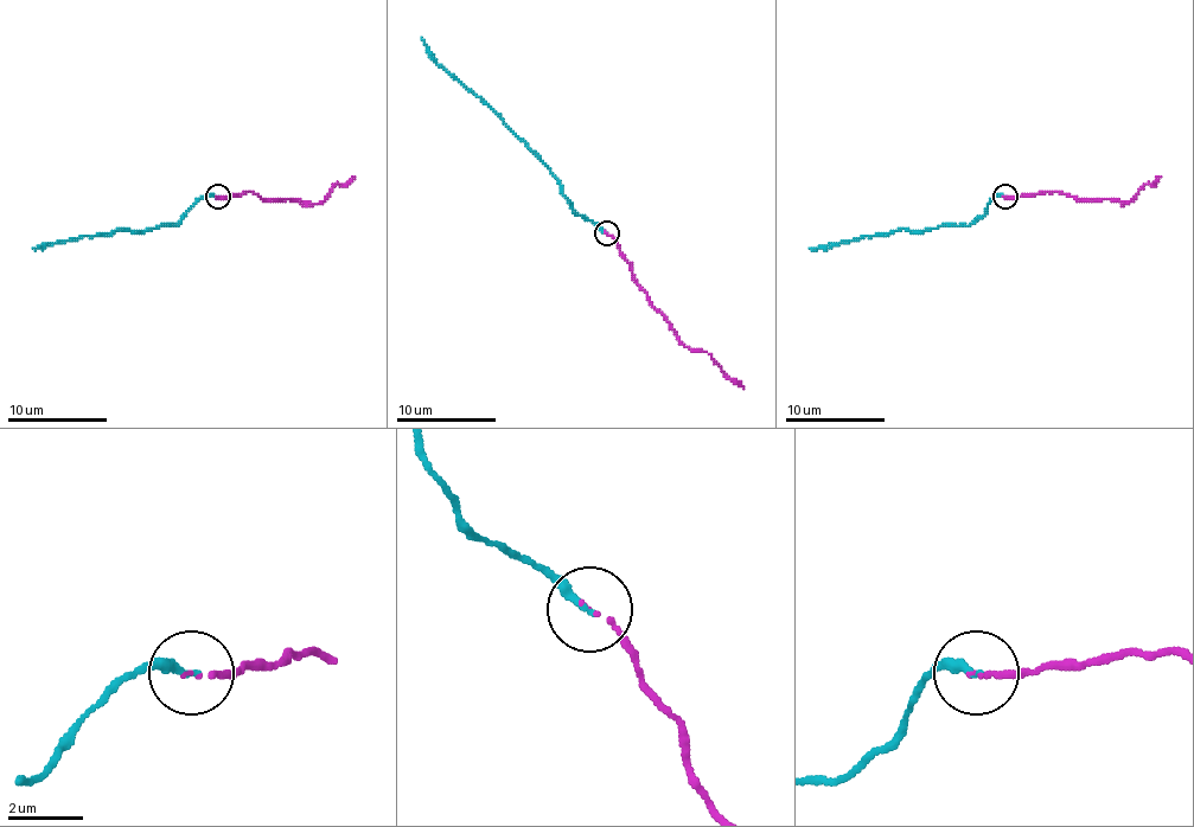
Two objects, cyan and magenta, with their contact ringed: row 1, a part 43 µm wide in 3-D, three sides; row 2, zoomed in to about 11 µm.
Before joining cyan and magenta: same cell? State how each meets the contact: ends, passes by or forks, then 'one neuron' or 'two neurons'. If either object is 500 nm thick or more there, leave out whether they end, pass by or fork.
cyan ends | magenta ends | one neuron

